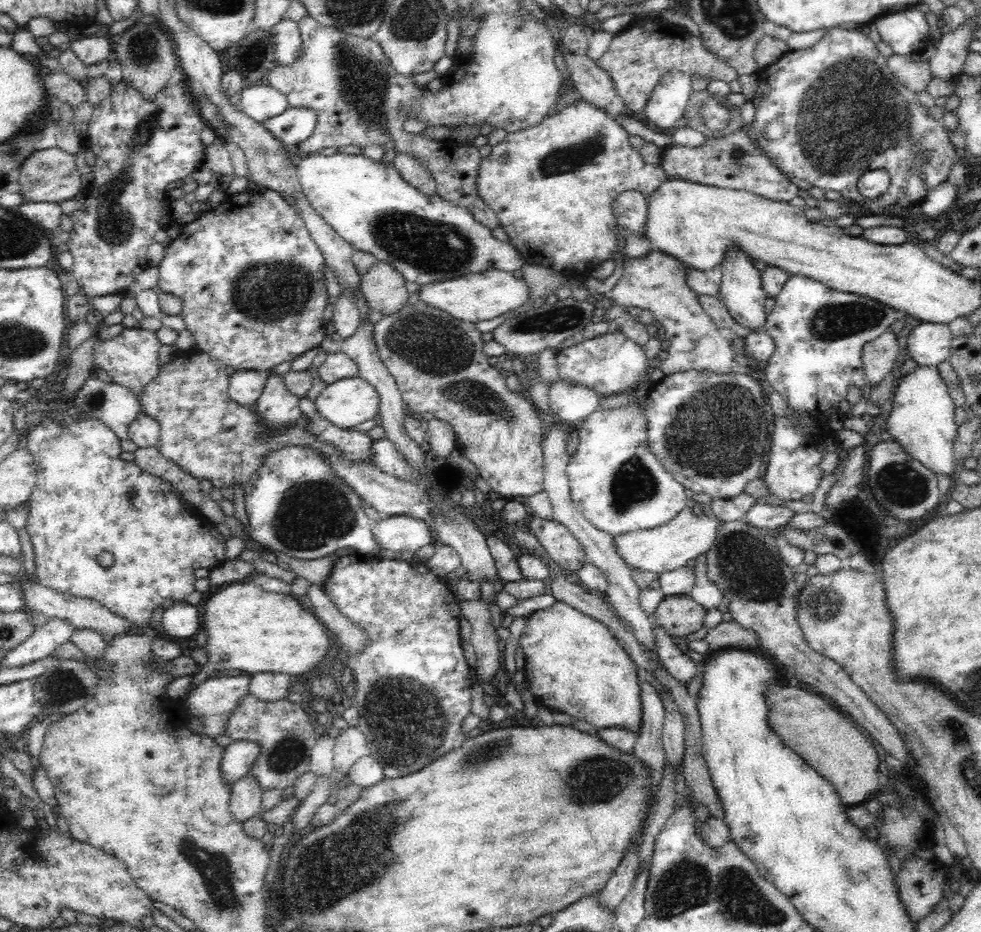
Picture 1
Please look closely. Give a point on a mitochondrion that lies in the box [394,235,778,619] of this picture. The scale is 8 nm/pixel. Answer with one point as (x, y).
(718, 438)

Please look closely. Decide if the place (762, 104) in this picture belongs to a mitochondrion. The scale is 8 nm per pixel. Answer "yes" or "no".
no

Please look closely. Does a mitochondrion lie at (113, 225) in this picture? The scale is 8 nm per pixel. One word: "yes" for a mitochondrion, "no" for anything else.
yes

